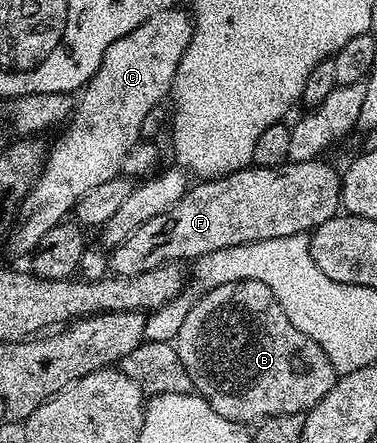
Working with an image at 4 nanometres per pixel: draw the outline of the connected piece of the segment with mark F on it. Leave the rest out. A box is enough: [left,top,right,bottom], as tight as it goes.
[109,160,342,278]

